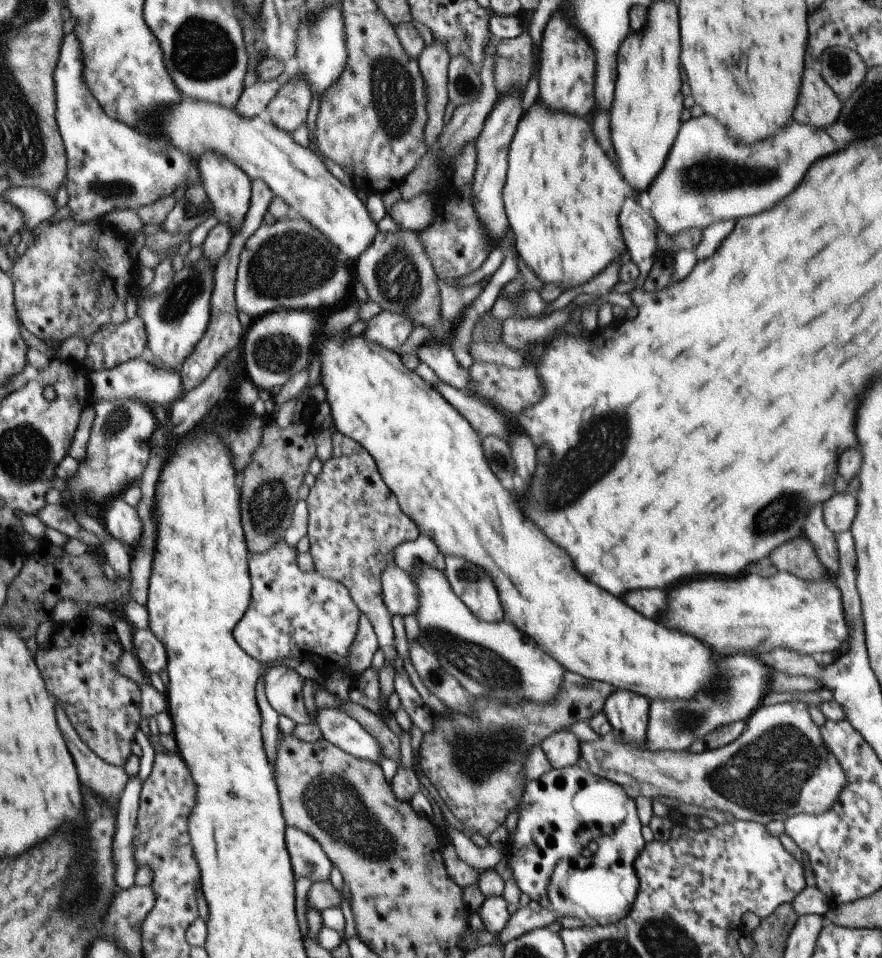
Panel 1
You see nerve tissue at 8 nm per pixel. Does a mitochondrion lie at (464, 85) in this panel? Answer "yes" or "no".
yes

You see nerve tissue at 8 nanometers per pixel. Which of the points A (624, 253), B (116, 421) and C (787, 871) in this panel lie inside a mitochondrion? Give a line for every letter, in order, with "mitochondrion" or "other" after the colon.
A: other
B: mitochondrion
C: other

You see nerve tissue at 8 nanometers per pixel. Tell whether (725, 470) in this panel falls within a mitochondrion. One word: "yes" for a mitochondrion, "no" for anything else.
no

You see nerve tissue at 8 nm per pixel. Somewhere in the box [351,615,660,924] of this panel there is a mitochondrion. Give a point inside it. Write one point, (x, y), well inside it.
(477, 757)

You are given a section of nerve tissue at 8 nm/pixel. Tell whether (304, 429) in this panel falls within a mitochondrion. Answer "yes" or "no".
no

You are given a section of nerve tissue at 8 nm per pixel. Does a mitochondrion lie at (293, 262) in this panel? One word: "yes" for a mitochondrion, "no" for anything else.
yes

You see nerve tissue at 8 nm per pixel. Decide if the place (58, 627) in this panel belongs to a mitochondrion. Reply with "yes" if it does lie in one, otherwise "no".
no

